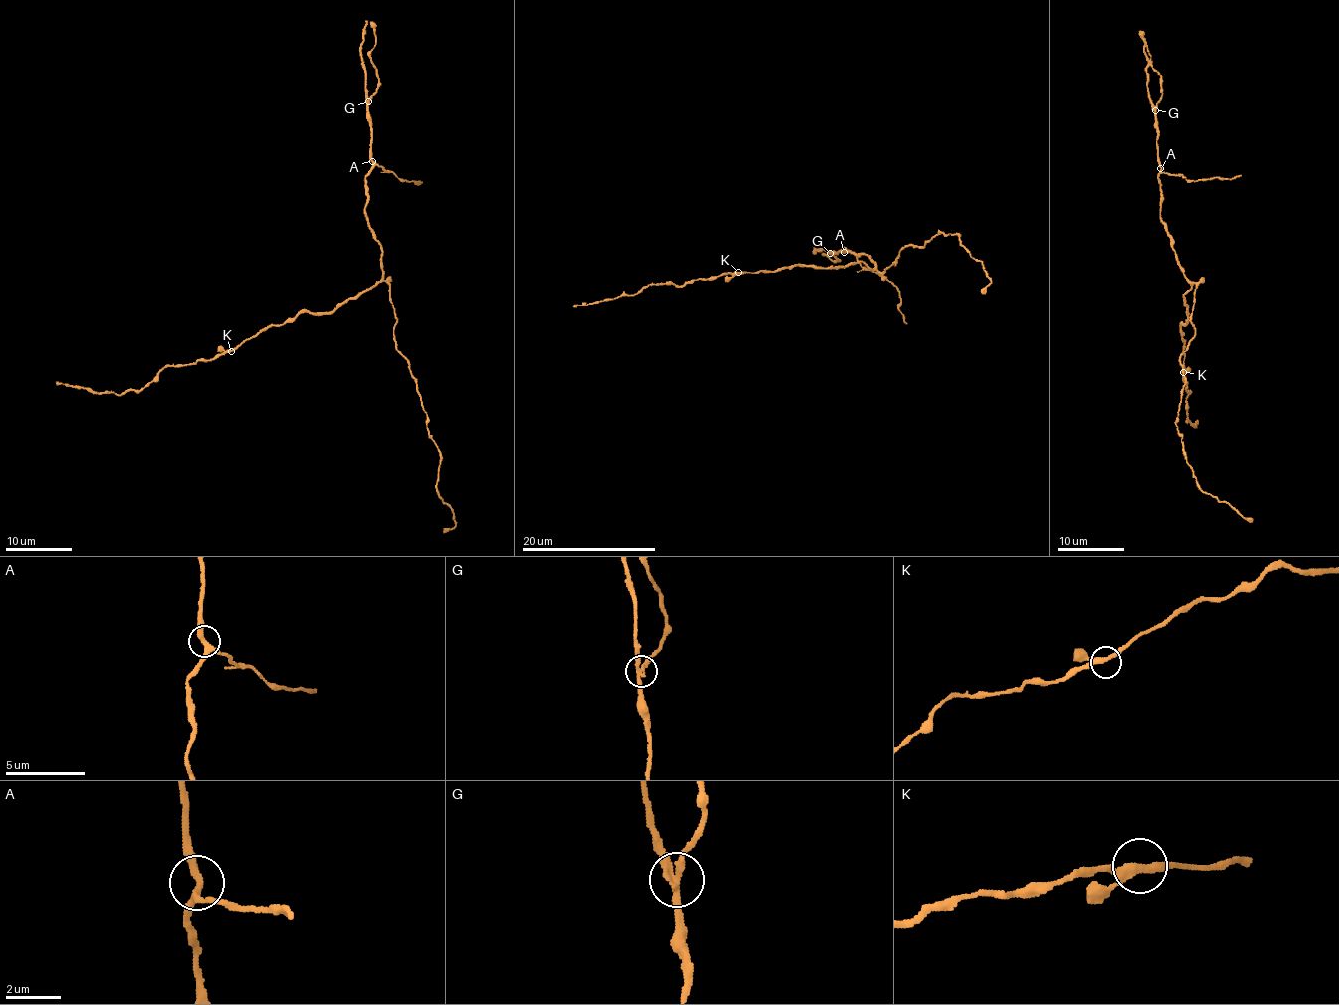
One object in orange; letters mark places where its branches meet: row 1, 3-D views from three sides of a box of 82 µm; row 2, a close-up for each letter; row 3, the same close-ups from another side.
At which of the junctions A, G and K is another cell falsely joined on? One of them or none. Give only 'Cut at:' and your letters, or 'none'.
Cut at: G

